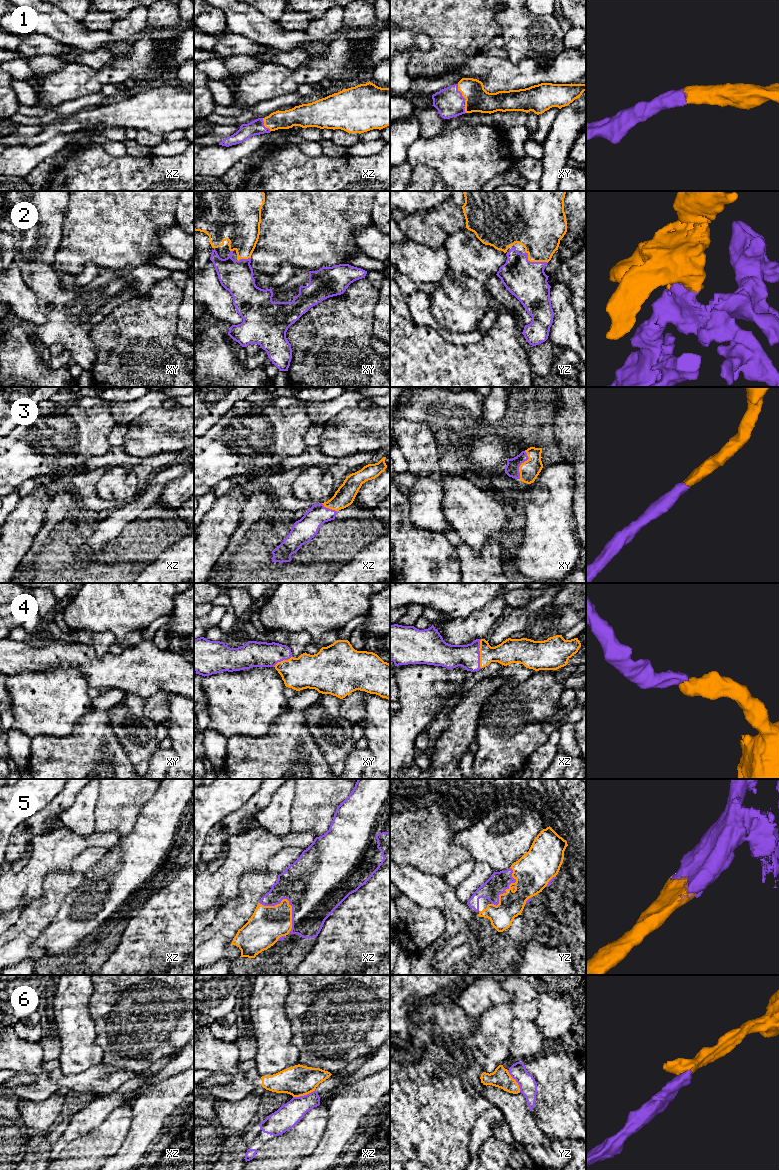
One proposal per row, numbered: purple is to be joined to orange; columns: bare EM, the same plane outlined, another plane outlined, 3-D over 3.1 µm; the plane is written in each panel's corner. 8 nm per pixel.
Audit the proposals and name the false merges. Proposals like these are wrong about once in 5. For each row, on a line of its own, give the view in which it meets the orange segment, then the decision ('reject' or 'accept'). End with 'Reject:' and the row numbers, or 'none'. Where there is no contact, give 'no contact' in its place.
1: contact in xy; accept
2: contact in yz; accept
3: contact in xy; accept
4: contact in xz; accept
5: contact in xz; accept
6: contact in yz; reject
Reject: 6

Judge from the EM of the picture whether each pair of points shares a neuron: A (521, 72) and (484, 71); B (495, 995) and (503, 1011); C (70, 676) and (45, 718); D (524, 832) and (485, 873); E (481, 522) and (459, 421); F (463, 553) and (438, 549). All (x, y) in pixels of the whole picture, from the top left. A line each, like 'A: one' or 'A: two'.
A: one
B: two
C: one
D: two
E: two
F: two

